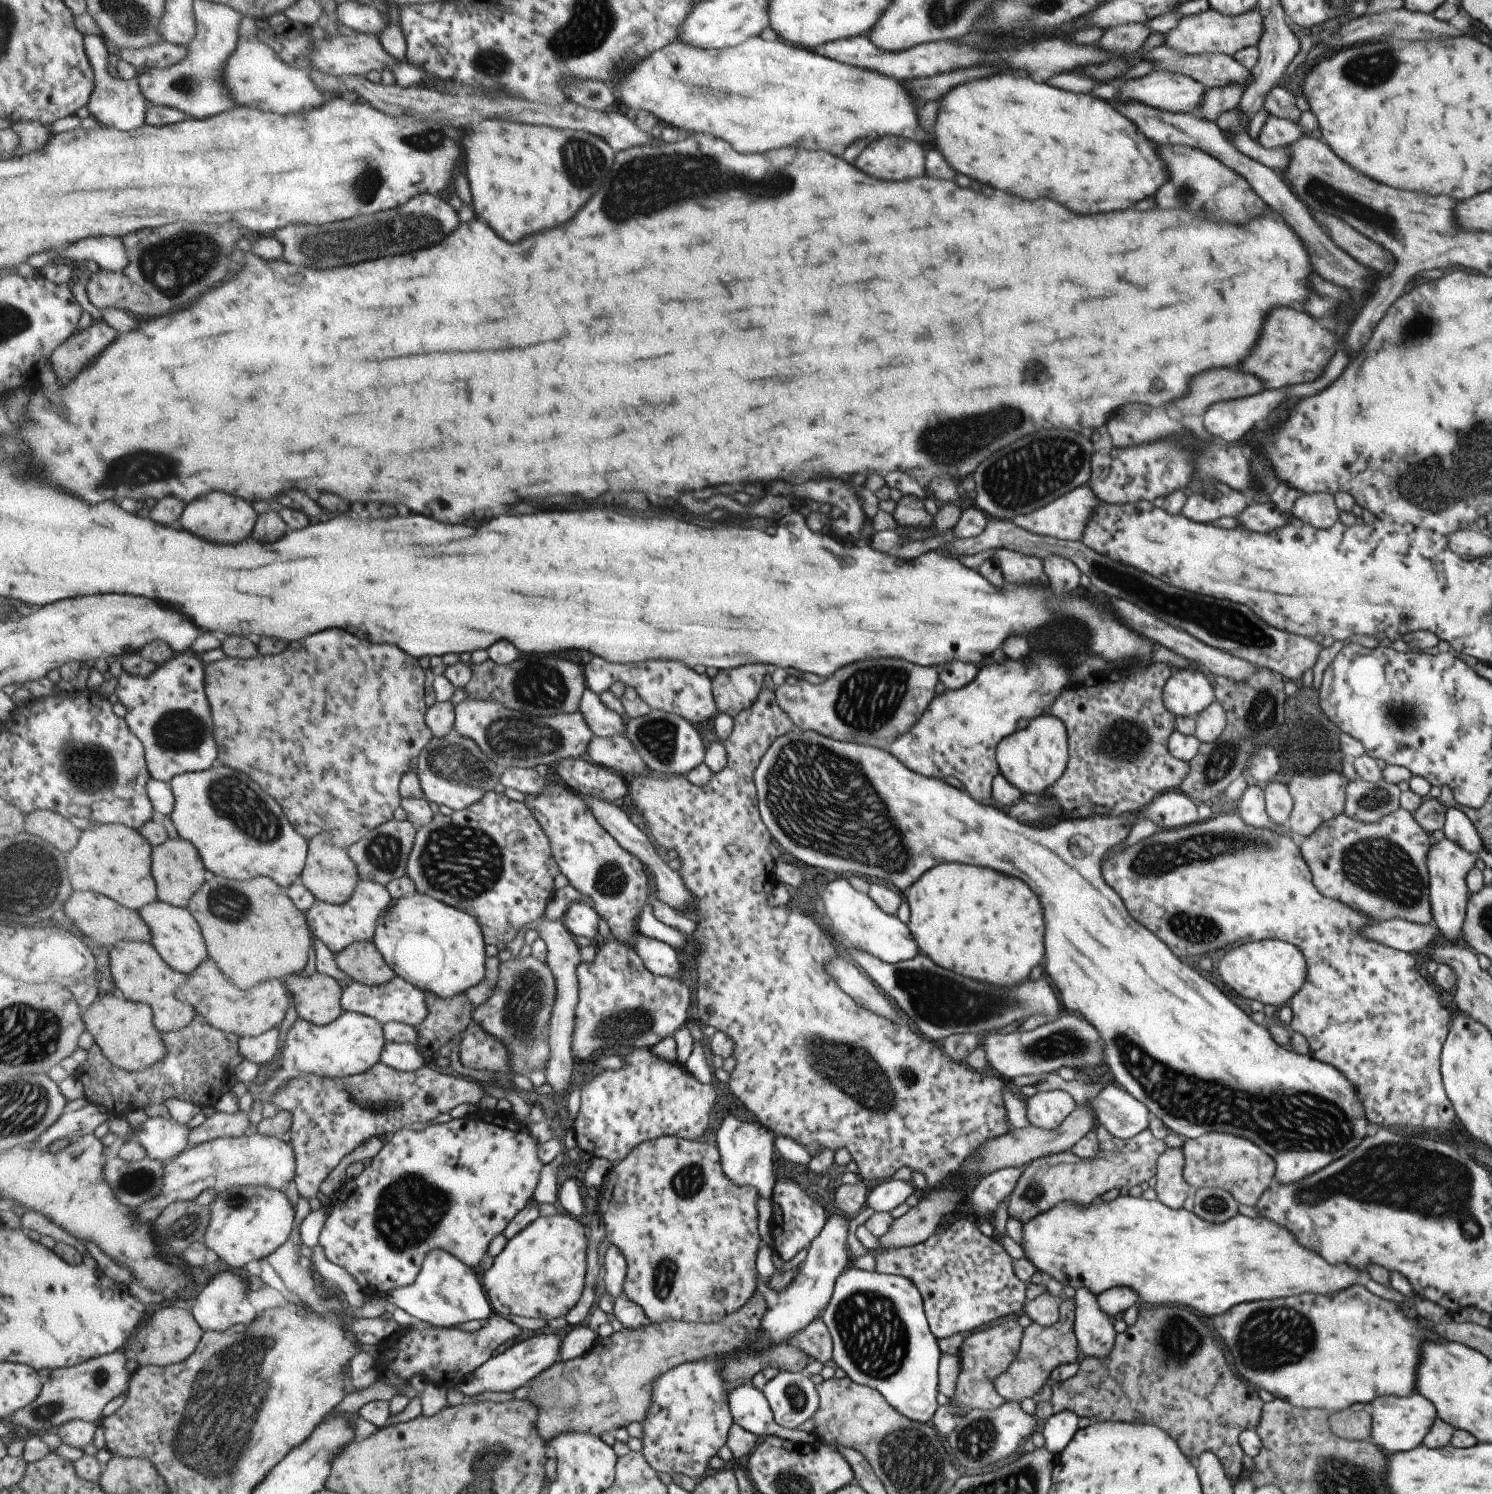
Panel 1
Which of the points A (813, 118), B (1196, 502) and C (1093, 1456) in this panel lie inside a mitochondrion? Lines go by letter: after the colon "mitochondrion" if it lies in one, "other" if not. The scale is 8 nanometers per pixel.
A: other
B: other
C: other

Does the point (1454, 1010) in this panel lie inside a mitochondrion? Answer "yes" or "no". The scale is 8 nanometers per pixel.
no

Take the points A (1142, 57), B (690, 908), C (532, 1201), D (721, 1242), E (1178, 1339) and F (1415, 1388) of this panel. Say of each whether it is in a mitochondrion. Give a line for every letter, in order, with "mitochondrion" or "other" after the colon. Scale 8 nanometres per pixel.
A: other
B: other
C: other
D: other
E: mitochondrion
F: other

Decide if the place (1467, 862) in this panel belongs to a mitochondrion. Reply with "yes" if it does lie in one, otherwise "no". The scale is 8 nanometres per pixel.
no

